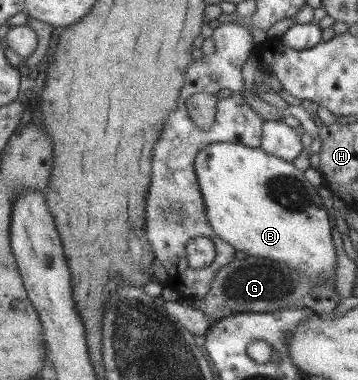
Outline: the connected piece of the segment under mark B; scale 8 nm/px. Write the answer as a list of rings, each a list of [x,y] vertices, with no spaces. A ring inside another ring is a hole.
[[[230,142],[207,144],[198,150],[193,166],[205,216],[215,236],[249,256],[287,263],[307,280],[334,280],[329,214],[301,170],[259,147]]]

